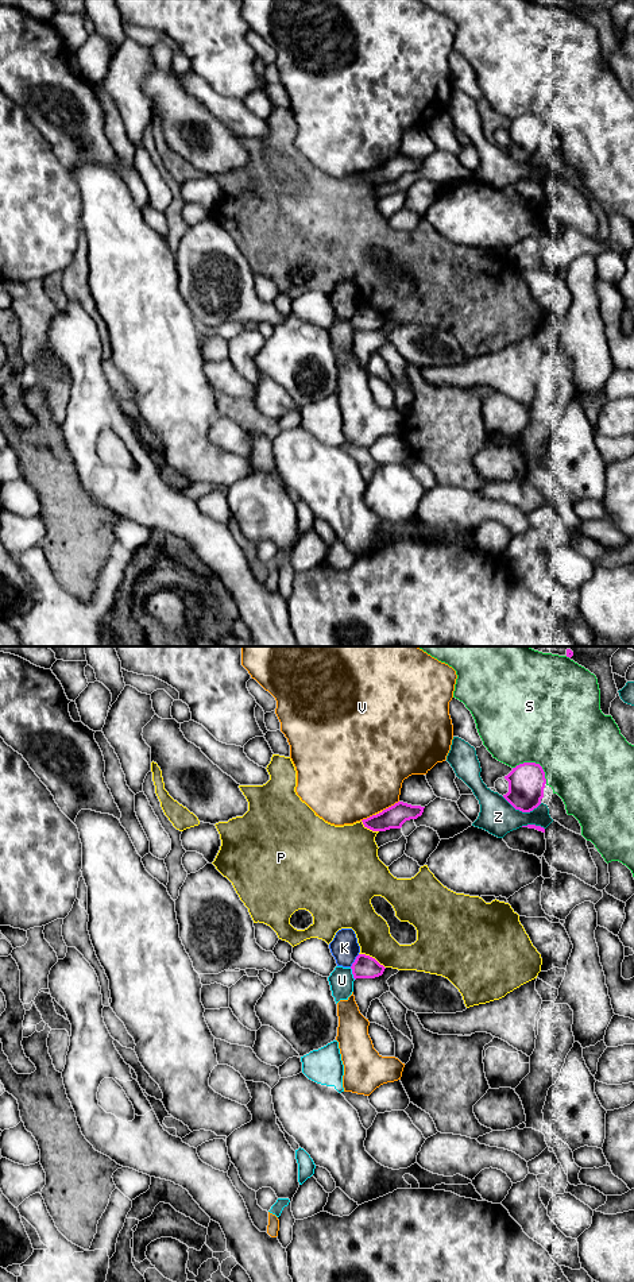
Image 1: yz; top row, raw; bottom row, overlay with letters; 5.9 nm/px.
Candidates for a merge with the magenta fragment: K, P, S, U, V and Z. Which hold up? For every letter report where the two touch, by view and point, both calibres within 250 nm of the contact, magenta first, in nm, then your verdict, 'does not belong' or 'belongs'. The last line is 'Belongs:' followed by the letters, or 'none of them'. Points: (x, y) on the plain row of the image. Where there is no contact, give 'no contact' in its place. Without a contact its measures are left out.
K: yz (355, 313) | 140/170 nm | does not belong
P: yz (371, 309) | 140/200 nm | does not belong
S: yz (534, 115) | 220/500 nm | does not belong
U: yz (352, 325) | 140/140 nm | does not belong
V: yz (391, 158) | 140/480 nm | does not belong
Z: yz (522, 163) | 220/220 nm | does not belong
Belongs: none of them

